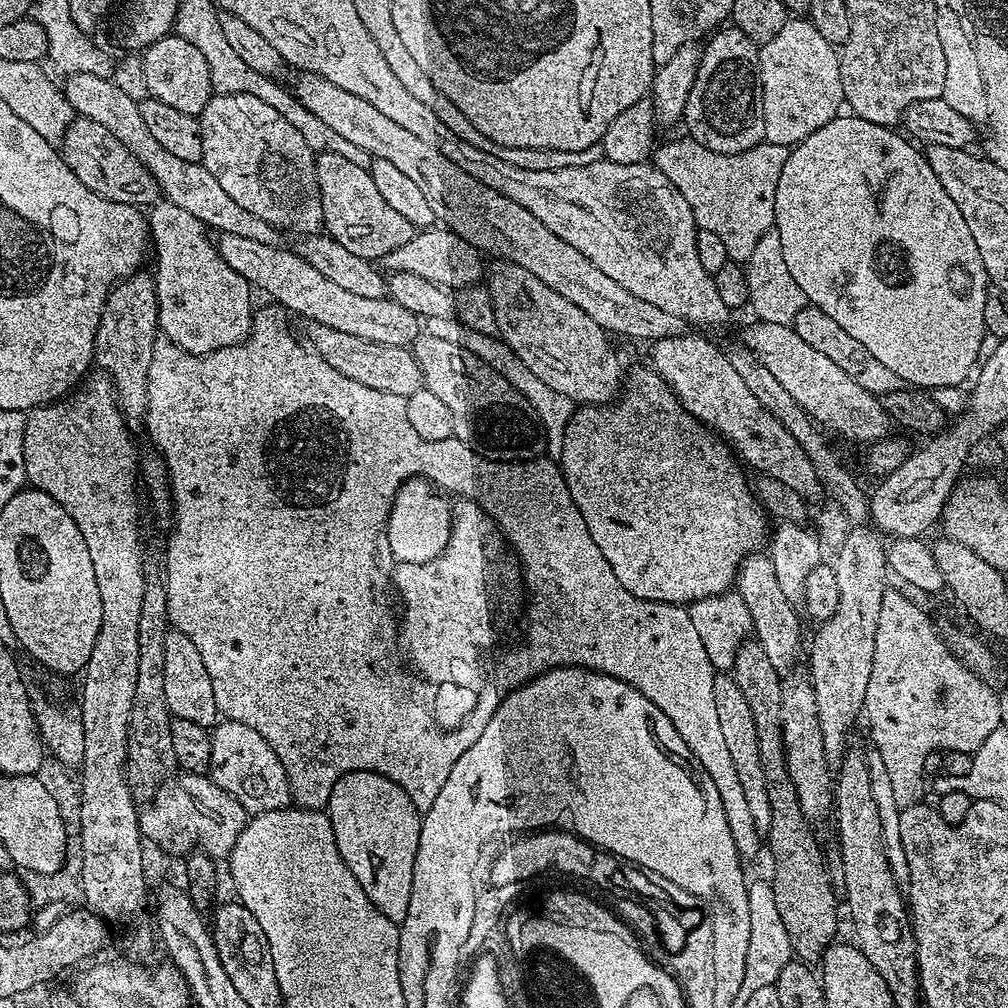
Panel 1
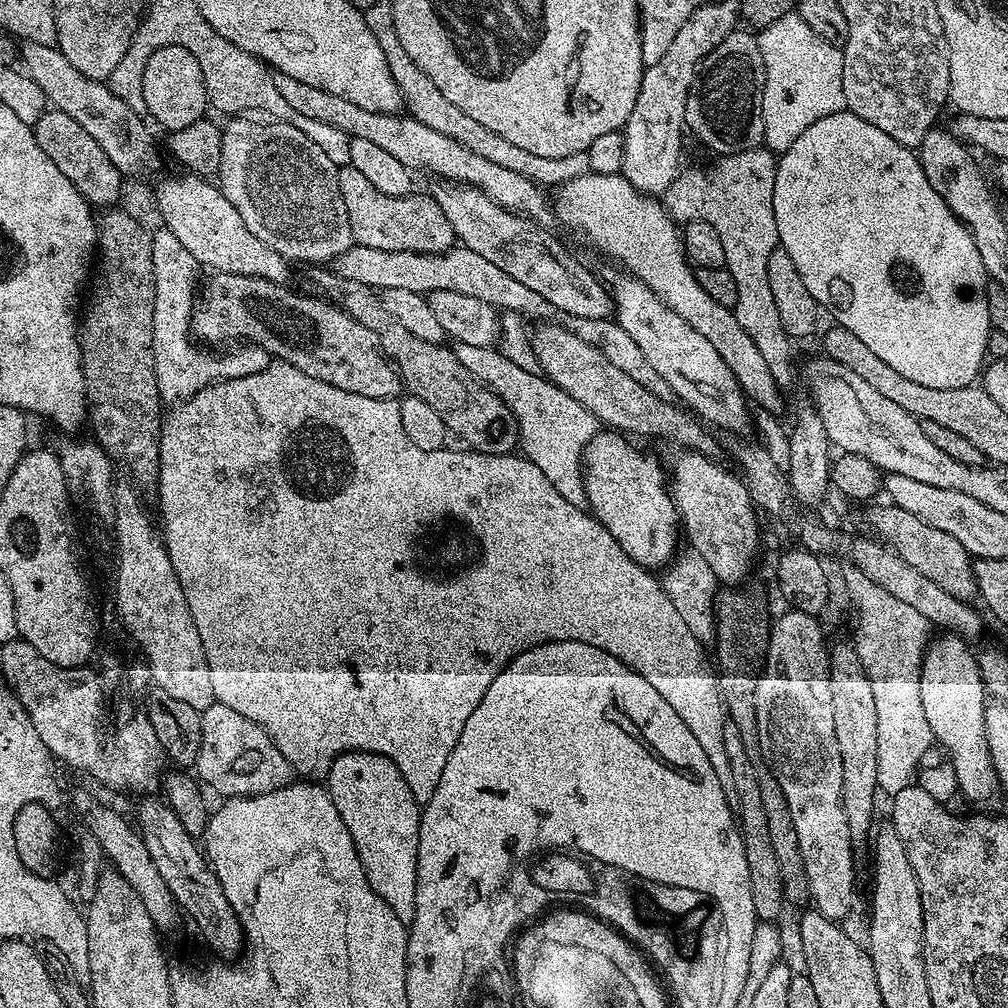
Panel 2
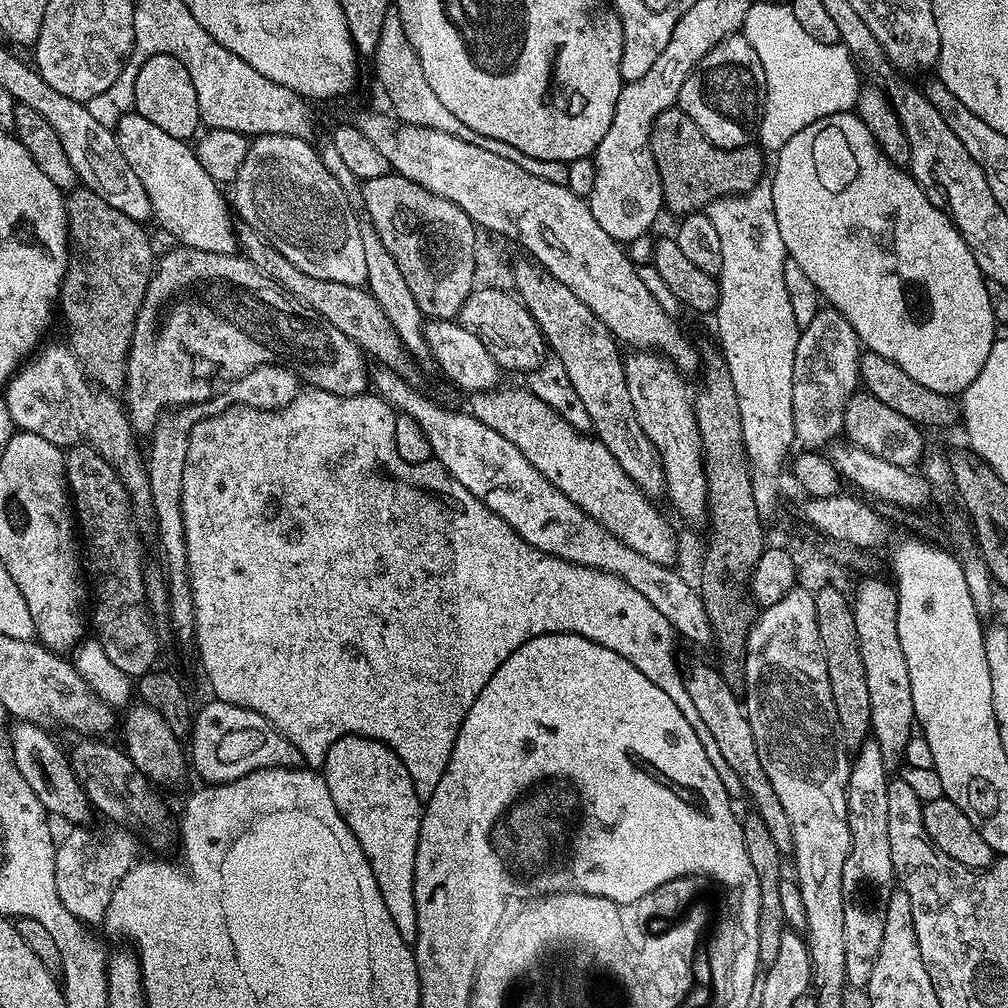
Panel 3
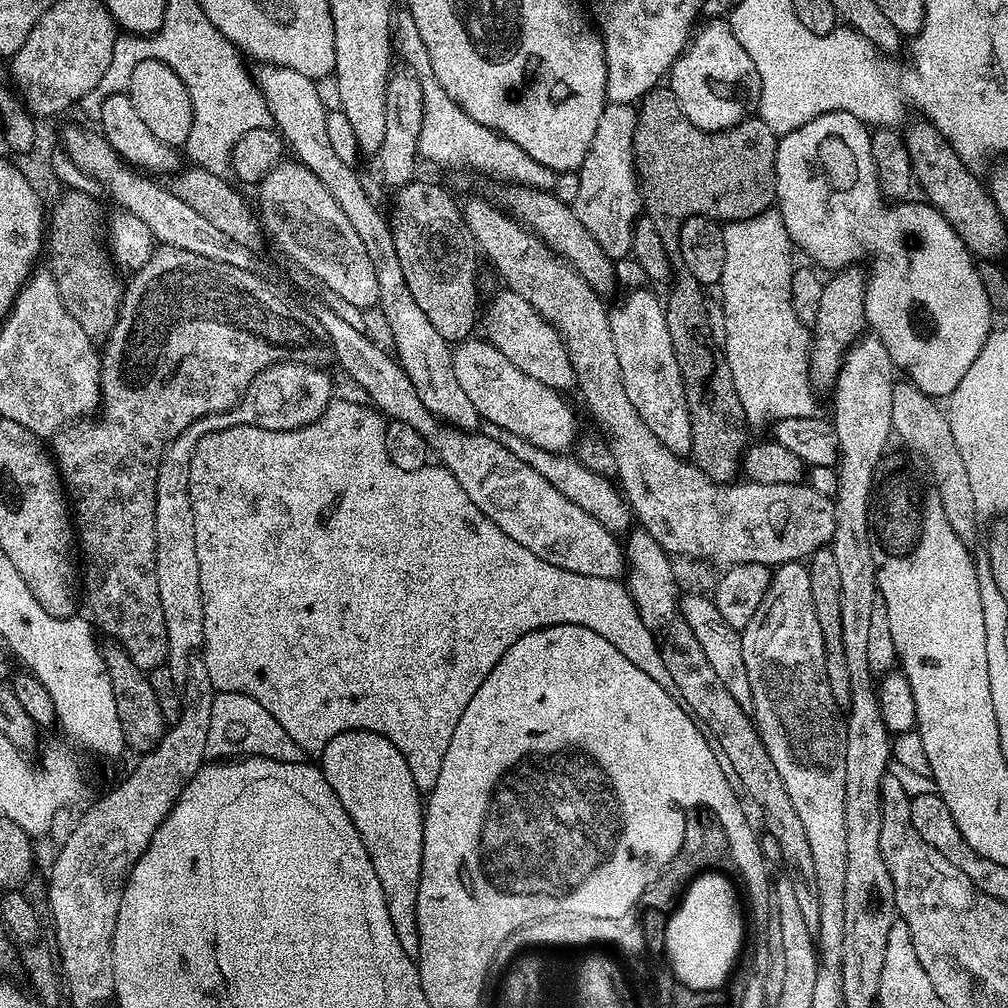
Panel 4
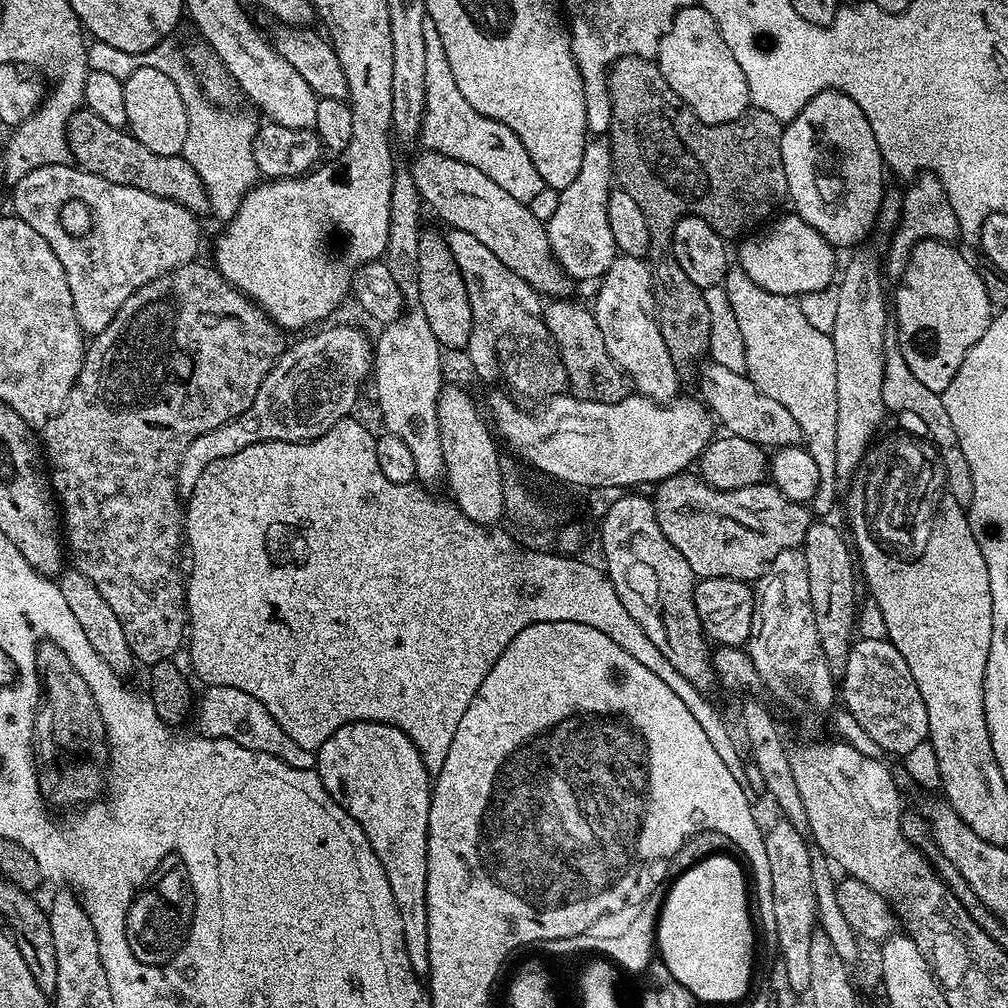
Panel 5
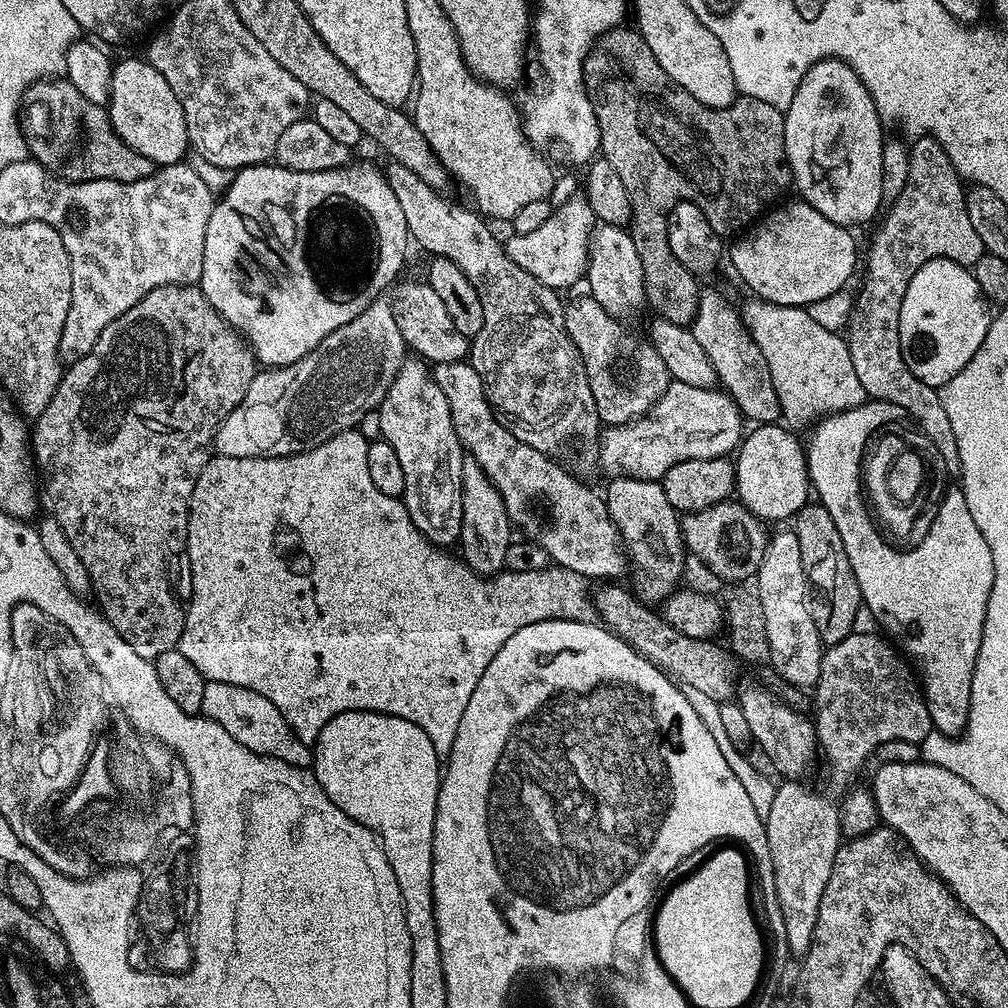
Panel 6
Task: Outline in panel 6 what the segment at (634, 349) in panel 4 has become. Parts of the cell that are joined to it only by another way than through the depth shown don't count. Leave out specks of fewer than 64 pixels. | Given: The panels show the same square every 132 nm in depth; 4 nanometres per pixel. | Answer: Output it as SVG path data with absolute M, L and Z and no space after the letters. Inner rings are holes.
M597 223L592 230L592 246L588 249L587 291L611 316L625 318L639 310L645 303L642 262L634 250L632 233L627 227L619 228Z

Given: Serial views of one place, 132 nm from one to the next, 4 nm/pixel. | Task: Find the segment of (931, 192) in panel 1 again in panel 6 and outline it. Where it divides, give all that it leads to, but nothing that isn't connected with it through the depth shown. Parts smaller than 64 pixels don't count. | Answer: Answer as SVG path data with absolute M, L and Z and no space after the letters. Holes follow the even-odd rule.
M826 59L819 60L811 70L802 78L802 82L798 86L798 90L794 94L794 102L790 102L790 106L784 112L784 137L786 138L786 158L788 165L792 171L792 182L799 199L805 200L810 206L814 206L814 210L818 210L818 214L823 214L825 218L830 218L830 222L840 224L843 228L851 229L852 224L864 224L867 220L872 220L881 211L884 199L882 198L882 146L886 139L885 125L880 119L878 110L874 106L874 98L870 98L870 90L866 90L866 86L862 82L862 78L858 78L858 74L853 70L845 60ZM946 258L926 262L926 266L910 278L900 311L902 358L910 374L938 390L978 354L991 321L990 305L971 267Z

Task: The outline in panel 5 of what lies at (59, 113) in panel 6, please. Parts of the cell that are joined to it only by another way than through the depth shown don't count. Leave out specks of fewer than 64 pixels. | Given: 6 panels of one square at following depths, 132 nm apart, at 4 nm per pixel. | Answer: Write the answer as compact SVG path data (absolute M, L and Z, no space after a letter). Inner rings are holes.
M81 108L70 118L68 145L72 151L72 160L79 167L98 178L106 178L106 182L134 186L138 190L146 190L146 194L158 194L158 198L178 202L193 214L209 211L206 186L202 178L194 174L194 166L186 162L183 154L154 154L154 150L142 146L142 142L138 142L138 138L134 138L131 132L108 125L88 108Z

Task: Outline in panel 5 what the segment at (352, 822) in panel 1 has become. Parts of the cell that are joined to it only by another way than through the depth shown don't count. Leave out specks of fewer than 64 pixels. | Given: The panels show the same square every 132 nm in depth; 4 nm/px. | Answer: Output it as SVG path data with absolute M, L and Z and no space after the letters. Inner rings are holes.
M359 720L342 726L322 742L316 754L314 771L320 776L322 786L362 826L362 834L370 842L382 870L386 870L386 882L390 882L392 903L402 914L402 934L408 939L410 966L416 975L427 977L430 970L430 938L428 937L428 911L426 910L426 882L428 881L428 819L432 801L433 781L424 768L422 754L414 742L402 730L373 720Z

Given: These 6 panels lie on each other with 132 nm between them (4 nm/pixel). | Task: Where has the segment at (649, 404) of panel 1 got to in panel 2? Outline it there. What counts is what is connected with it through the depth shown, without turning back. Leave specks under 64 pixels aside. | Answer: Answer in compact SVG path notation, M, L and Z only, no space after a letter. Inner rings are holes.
M601 430L584 447L584 499L597 522L643 568L660 570L677 555L678 517L666 468L656 456L631 444L627 435Z

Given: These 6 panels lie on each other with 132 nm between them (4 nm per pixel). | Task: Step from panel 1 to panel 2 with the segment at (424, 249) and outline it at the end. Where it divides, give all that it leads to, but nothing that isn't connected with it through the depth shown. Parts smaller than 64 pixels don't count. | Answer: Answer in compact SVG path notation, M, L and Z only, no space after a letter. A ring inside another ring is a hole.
M353 243L352 247L346 249L340 255L339 260L335 261L334 268L342 278L354 278L354 282L362 282L362 286L370 286L374 290L414 290L421 294L427 294L434 290L455 290L458 294L470 294L470 298L478 298L501 313L516 311L520 316L532 322L533 320L536 320L535 322L558 321L567 332L582 338L582 342L590 342L590 346L594 346L600 351L617 370L622 370L622 374L630 374L630 378L634 378L634 382L646 386L646 390L650 390L650 394L662 398L662 402L677 403L674 390L670 390L666 378L662 378L662 374L658 374L658 370L654 370L654 366L650 366L648 359L642 355L641 348L634 343L634 338L630 338L629 332L622 330L622 326L614 318L578 318L574 314L559 312L554 306L554 302L546 302L546 298L542 298L542 294L529 290L527 286L522 286L522 282L510 278L510 274L506 274L498 266L494 266L494 262L474 254L474 250L469 248L453 246L447 252L407 252L406 250L374 250L370 246Z

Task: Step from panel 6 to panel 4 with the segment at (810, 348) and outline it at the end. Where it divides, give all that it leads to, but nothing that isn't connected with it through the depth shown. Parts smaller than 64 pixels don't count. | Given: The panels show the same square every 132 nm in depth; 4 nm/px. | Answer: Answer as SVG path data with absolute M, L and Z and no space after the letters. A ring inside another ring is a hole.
M769 210L749 220L730 220L723 225L722 231L726 242L726 266L722 266L722 278L718 285L718 299L724 306L722 351L728 359L742 410L752 422L811 416L817 408L816 396L812 393L814 380L810 375L810 332L802 322L798 322L794 302L790 302L794 245L780 213Z

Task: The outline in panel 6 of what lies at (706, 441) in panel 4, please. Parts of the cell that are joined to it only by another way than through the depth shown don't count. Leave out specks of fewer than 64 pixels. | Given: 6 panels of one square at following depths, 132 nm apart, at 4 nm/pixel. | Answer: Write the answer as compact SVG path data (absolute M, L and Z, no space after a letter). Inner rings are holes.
M632 26L611 28L609 32L604 33L593 44L591 52L584 58L584 88L588 92L590 102L594 106L594 114L598 118L600 152L603 159L608 160L610 166L614 166L614 171L622 178L622 186L626 186L626 194L630 194L630 206L632 207L630 231L632 233L632 241L634 242L634 250L638 250L638 259L642 262L644 298L647 307L652 307L656 311L655 315L657 317L669 320L675 324L691 325L692 319L695 318L696 311L698 310L701 285L698 283L697 277L693 276L690 270L686 270L686 266L682 266L682 262L678 262L678 258L674 258L674 250L670 250L668 216L680 200L694 202L708 217L716 222L721 222L720 220L748 220L747 222L752 222L765 210L771 209L781 199L779 196L787 188L791 189L793 187L792 171L786 158L784 112L779 108L768 105L767 102L758 102L758 98L750 98L749 96L740 96L733 104L725 108L711 108L702 102L698 102L698 98L694 98L694 94L686 94L686 90L682 90L682 86L675 84L666 74L666 70L662 70L662 66L658 66L654 54L650 54L650 46L646 46L644 39L640 37L639 32Z

